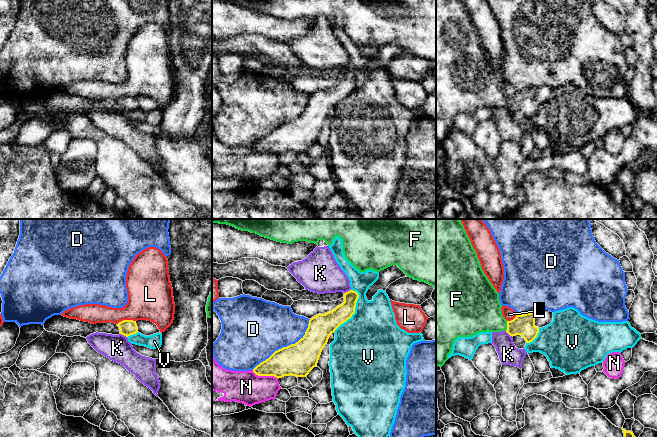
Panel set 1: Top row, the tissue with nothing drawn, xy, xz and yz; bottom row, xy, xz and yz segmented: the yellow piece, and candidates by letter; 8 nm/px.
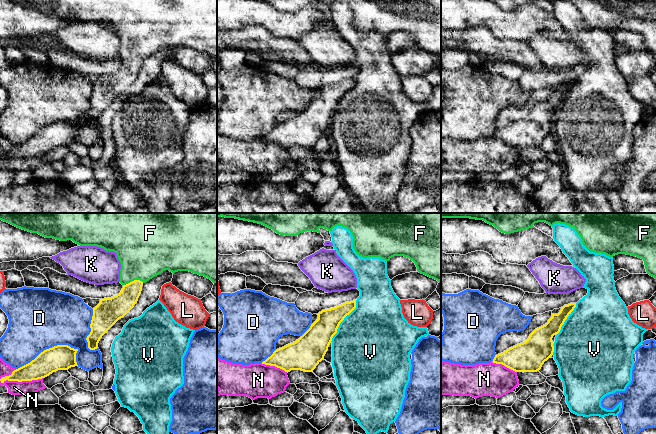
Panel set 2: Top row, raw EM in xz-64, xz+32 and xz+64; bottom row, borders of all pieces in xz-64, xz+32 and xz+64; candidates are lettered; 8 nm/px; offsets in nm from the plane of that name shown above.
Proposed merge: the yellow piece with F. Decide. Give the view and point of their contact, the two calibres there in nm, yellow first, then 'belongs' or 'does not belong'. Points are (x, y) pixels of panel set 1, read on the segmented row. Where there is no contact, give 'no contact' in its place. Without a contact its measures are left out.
contact yz (507, 326); calibres 170 and 340 nm; belongs

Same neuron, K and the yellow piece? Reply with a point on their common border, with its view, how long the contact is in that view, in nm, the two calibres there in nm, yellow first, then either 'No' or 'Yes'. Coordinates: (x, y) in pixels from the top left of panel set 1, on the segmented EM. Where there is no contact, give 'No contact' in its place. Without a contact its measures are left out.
Touches yellow at xy (123, 334). Shared border 70 nm. Thickness 130 nm (yellow) against 220 nm. No

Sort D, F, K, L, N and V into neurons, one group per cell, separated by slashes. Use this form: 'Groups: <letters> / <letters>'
Groups: D / F / K / L / N / V

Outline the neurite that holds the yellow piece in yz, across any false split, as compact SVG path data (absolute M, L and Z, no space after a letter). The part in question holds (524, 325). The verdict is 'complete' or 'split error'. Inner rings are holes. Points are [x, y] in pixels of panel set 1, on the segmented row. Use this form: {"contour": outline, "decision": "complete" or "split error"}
{"contour": "M436 219L436 366L442 367L452 352L458 337L472 337L480 332L506 331L510 336L521 335L526 343L532 342L539 333L535 326L537 312L530 312L507 321L502 315L499 293L482 270L477 253L460 219Z", "decision": "split error"}

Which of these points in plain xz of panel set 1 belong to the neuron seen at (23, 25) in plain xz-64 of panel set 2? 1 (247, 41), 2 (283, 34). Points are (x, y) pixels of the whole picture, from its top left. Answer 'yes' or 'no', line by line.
1: no
2: yes

